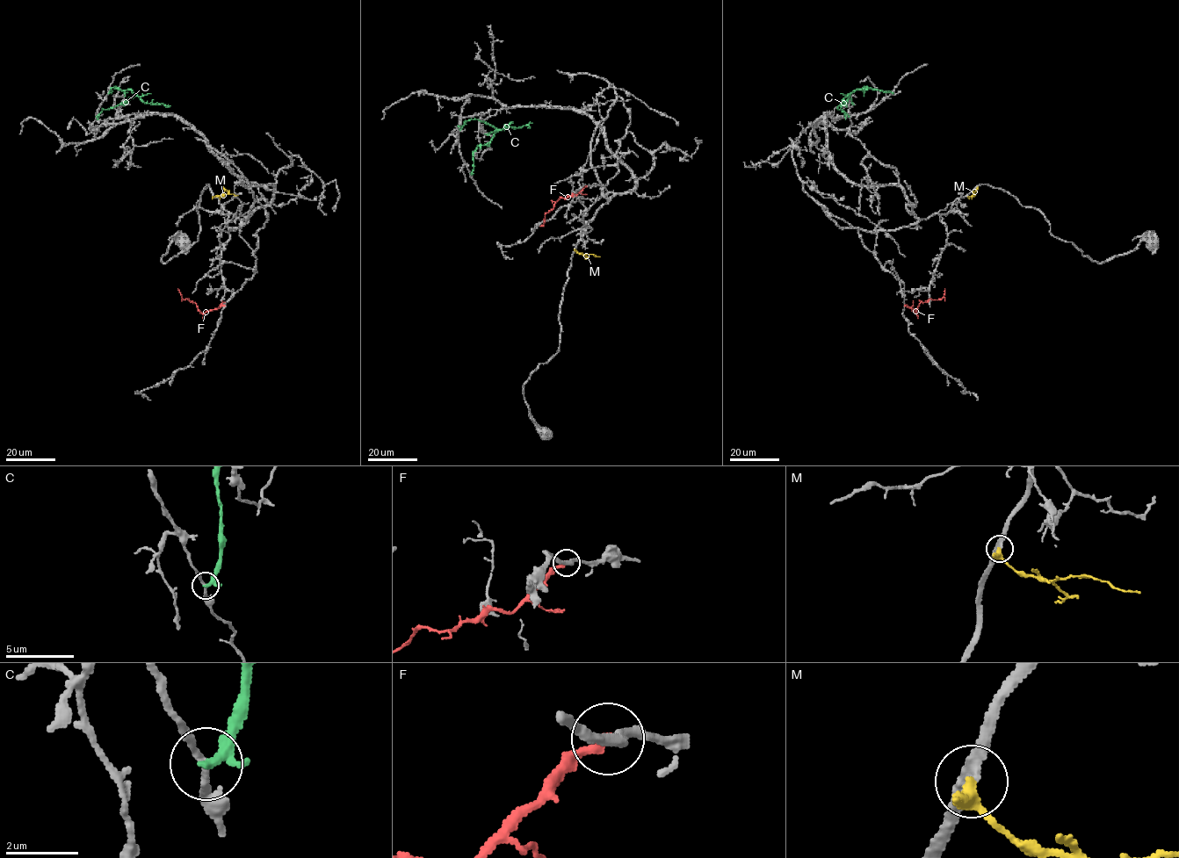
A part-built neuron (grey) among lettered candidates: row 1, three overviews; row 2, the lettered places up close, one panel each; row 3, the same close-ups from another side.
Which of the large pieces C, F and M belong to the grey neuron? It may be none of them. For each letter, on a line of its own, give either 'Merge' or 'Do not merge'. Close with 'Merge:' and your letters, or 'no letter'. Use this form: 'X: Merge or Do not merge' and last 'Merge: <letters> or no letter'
C: Do not merge
F: Do not merge
M: Merge
Merge: M

